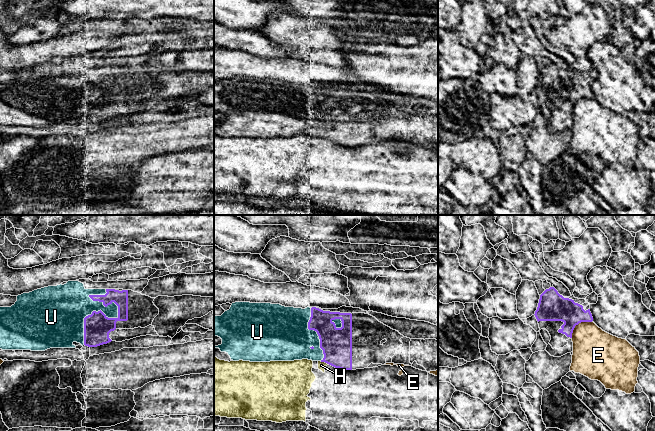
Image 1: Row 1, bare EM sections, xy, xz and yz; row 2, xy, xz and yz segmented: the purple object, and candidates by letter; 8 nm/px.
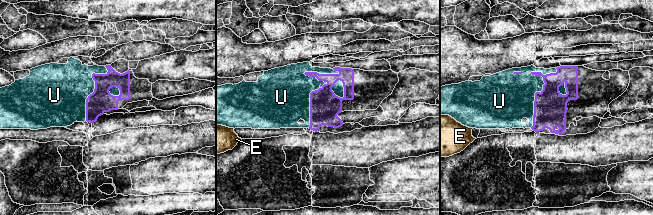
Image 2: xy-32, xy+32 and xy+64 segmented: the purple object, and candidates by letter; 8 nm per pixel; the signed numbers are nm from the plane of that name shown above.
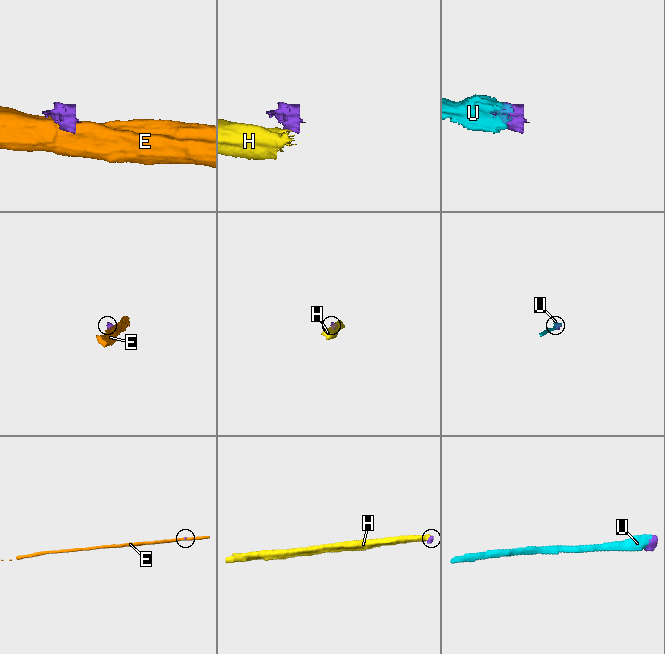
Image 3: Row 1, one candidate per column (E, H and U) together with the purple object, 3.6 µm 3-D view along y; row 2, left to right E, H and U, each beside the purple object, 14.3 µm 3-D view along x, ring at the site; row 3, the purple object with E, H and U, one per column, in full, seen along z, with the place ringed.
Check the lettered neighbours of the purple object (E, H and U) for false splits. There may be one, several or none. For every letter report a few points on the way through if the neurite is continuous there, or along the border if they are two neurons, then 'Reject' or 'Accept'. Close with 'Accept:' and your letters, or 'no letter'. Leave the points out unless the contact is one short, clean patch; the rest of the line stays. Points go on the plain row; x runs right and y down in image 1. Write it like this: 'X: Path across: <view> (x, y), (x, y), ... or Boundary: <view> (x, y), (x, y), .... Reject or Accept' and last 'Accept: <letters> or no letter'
E: Reject
H: Reject
U: Accept
Accept: U

